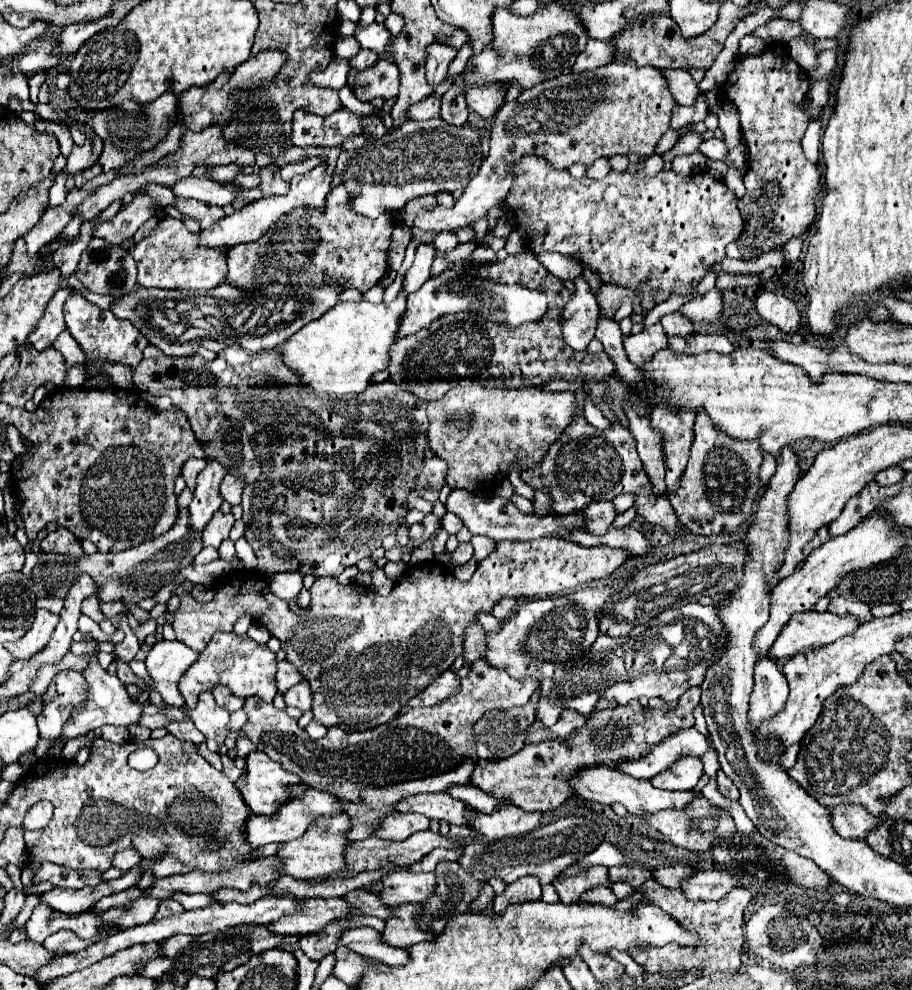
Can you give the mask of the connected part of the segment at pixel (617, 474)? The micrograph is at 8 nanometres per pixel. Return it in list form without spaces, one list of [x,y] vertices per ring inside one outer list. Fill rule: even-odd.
[[[577,414],[567,430],[557,438],[557,442],[549,448],[543,460],[535,468],[527,468],[521,472],[523,482],[531,488],[547,492],[551,496],[553,512],[569,514],[573,510],[583,510],[591,502],[597,500],[613,500],[619,494],[633,492],[637,496],[637,512],[651,526],[663,526],[673,532],[681,528],[677,524],[677,516],[673,516],[673,508],[669,500],[659,496],[653,500],[649,496],[649,478],[645,476],[641,458],[635,448],[635,440],[629,430],[619,424],[611,424],[607,430],[597,430],[591,426],[583,414]]]

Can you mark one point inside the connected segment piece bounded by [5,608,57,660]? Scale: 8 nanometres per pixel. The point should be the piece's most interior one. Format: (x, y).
(36, 639)

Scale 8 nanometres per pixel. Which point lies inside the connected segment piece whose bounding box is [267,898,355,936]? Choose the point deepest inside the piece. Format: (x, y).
(312, 914)

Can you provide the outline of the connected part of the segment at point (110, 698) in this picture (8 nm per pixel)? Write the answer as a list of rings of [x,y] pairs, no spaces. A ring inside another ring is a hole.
[[[91,652],[91,654],[85,654],[89,658],[89,664],[87,668],[81,672],[87,680],[87,696],[85,696],[85,702],[79,710],[75,710],[71,714],[71,718],[65,722],[63,726],[63,732],[57,740],[39,740],[37,742],[37,748],[35,748],[35,754],[37,758],[45,758],[47,750],[53,748],[57,742],[67,742],[71,738],[81,738],[81,736],[87,736],[89,732],[105,726],[105,724],[113,724],[113,726],[131,726],[135,724],[139,718],[141,718],[141,704],[133,702],[127,694],[127,690],[123,688],[123,684],[119,682],[117,676],[109,676],[97,662],[97,652]]]

